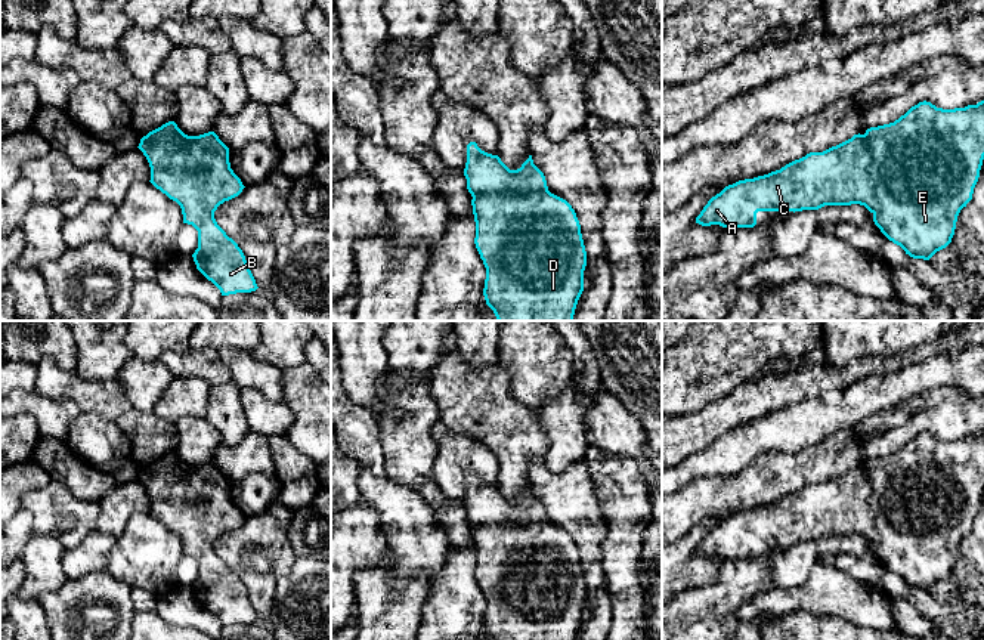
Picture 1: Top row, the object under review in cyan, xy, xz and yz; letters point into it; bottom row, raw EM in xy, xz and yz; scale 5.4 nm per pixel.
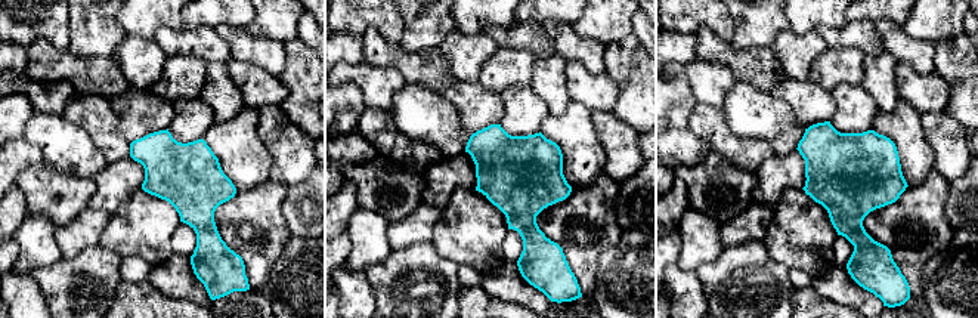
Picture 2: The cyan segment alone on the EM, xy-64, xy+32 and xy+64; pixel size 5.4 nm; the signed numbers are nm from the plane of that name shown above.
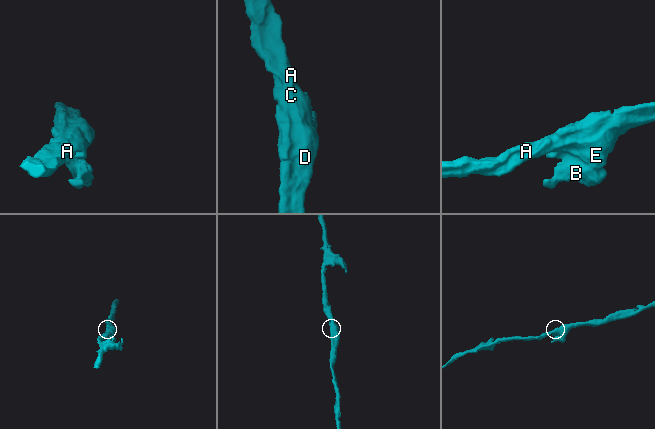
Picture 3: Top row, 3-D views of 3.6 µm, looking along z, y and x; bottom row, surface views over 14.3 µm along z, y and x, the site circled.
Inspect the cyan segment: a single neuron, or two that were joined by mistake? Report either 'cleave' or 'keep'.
keep

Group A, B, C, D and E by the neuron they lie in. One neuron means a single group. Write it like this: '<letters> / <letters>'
A B C D E

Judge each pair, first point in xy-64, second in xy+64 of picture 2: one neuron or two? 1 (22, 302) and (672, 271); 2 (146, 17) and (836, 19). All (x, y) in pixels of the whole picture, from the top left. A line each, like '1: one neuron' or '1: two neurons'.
1: one neuron
2: one neuron

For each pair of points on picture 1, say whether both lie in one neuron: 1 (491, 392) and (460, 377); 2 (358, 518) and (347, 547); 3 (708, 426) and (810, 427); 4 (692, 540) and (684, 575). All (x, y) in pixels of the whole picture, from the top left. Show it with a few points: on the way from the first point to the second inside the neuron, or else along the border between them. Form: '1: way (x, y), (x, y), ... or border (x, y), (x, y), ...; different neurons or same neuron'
1: way (483, 392), (475, 392), (467, 385); same neuron
2: way (358, 525), (352, 540); same neuron
3: border (773, 413), (729, 430), (711, 444); different neurons
4: way (684, 549), (684, 566); same neuron

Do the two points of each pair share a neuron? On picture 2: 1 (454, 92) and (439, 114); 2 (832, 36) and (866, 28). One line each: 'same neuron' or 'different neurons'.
1: different neurons
2: same neuron

